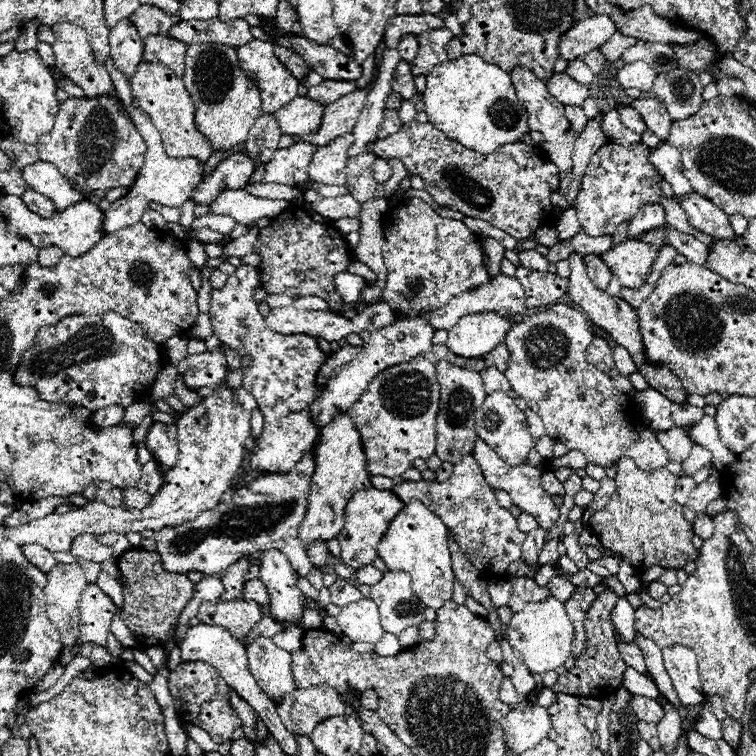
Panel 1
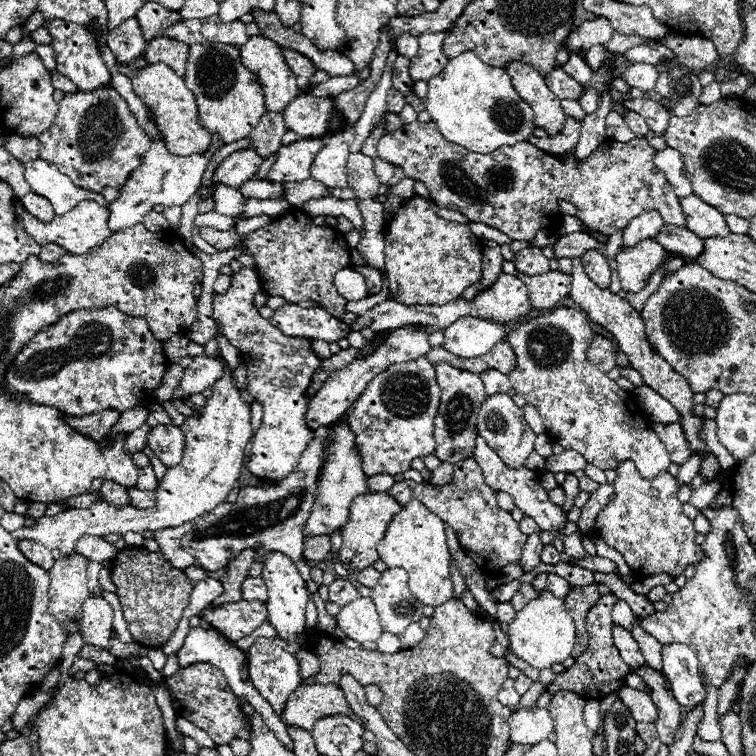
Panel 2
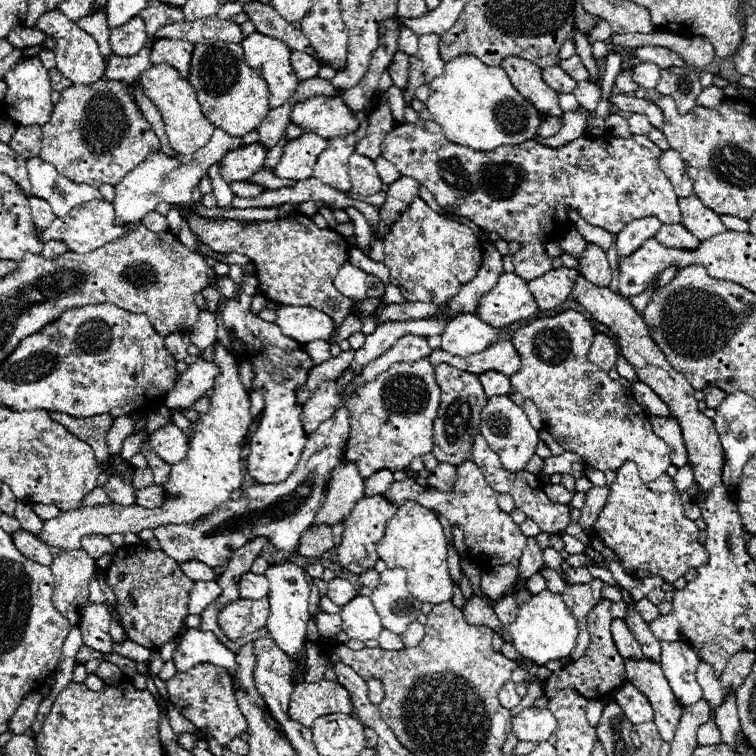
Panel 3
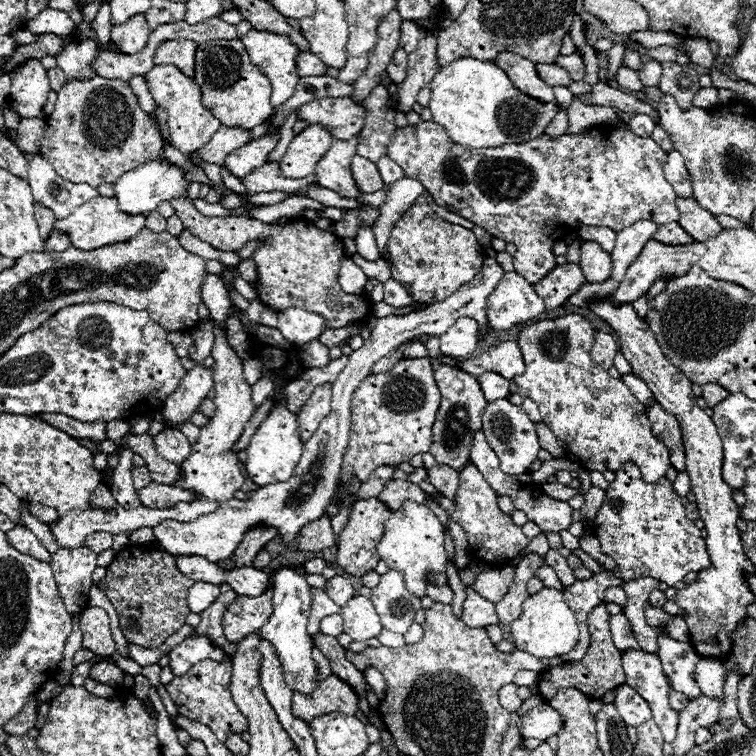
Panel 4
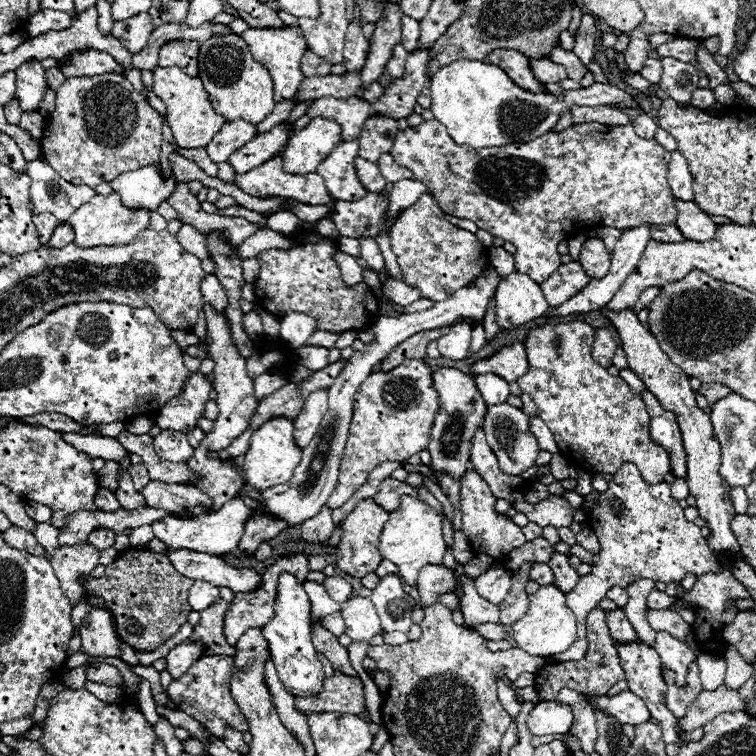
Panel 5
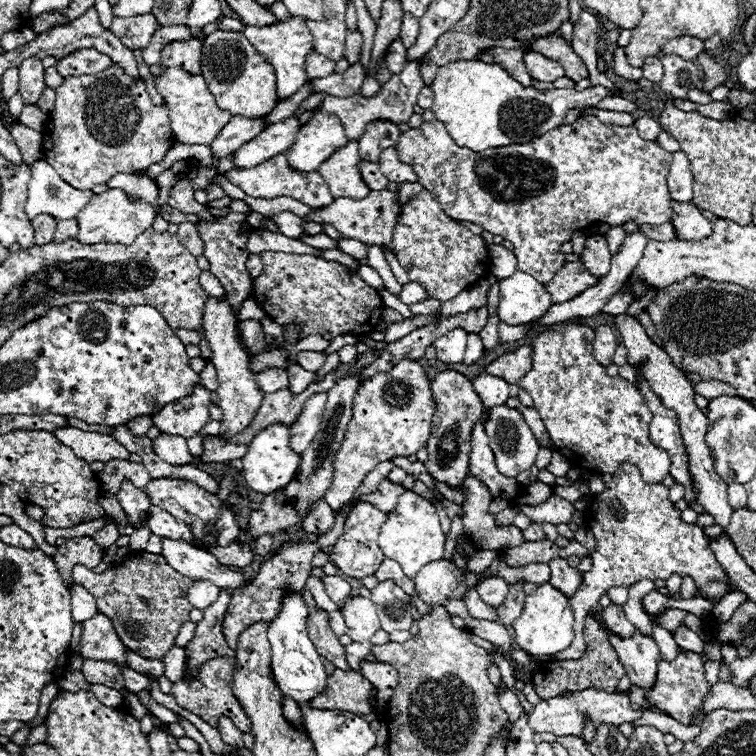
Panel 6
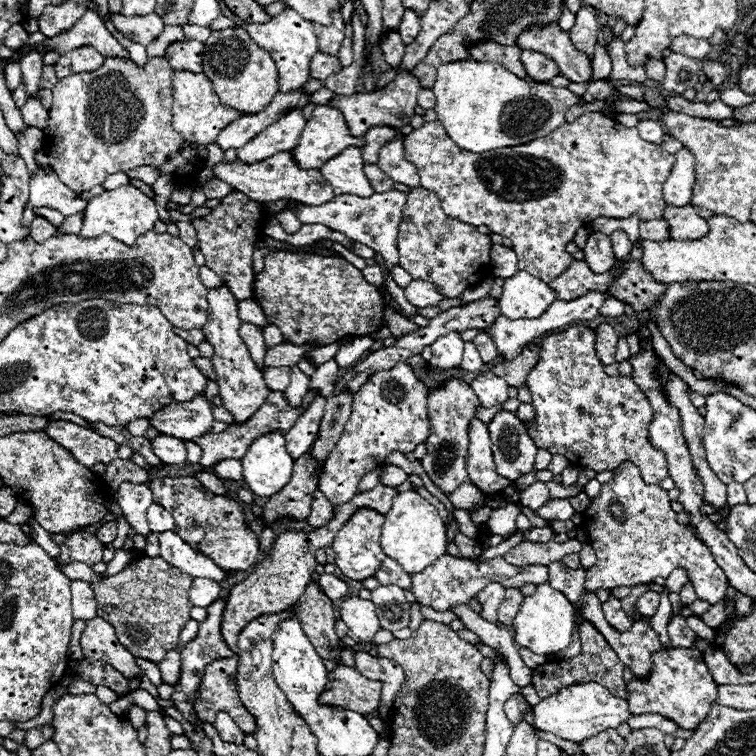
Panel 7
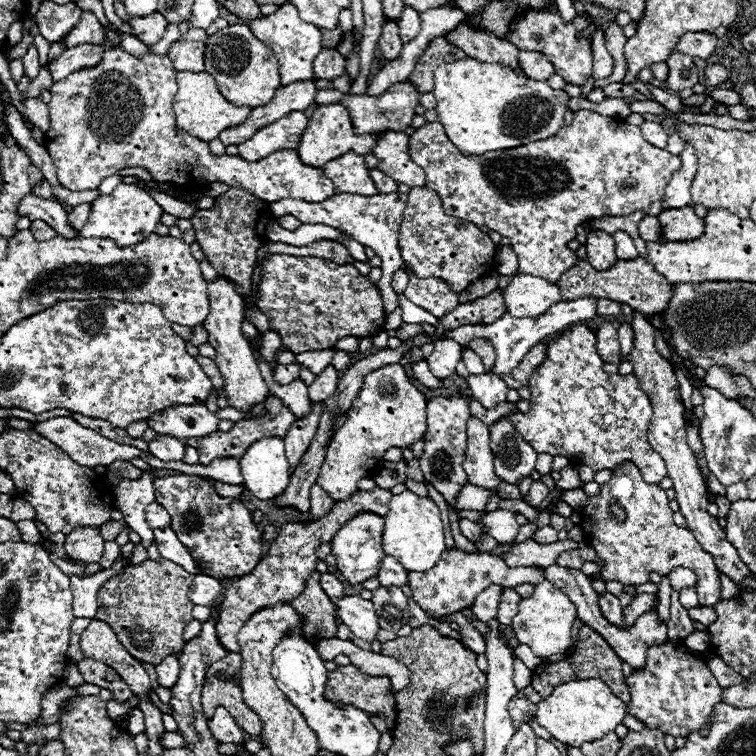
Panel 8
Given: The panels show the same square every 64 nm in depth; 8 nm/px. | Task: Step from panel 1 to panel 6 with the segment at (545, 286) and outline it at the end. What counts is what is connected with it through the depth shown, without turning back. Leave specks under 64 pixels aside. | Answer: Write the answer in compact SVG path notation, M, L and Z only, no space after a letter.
M568 262L554 274L554 278L548 284L544 284L544 288L550 292L552 302L560 304L572 300L576 294L584 292L588 286L594 286L596 282L600 282L600 278L588 274L582 262Z

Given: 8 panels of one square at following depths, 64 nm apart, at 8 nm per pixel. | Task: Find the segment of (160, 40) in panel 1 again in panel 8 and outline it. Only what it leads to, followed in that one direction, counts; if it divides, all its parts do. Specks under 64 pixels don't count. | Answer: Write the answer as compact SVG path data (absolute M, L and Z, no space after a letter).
M174 42L168 50L168 58L172 58L176 70L204 72L204 42Z

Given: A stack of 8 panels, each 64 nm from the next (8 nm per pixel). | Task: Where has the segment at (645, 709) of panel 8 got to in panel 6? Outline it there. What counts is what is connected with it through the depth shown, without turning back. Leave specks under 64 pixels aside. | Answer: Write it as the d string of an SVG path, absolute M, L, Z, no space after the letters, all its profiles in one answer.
M686 652L686 654L680 654L674 662L666 662L666 660L658 662L658 682L652 688L652 692L648 694L650 700L646 700L644 698L644 690L636 688L636 686L630 688L630 698L632 698L632 706L634 708L640 708L640 706L648 708L648 702L652 702L654 706L664 710L674 720L678 720L680 724L688 726L690 718L700 710L702 698L706 696L708 690L710 688L708 688L708 684L704 680L704 666L702 666L700 656L694 654L694 652Z

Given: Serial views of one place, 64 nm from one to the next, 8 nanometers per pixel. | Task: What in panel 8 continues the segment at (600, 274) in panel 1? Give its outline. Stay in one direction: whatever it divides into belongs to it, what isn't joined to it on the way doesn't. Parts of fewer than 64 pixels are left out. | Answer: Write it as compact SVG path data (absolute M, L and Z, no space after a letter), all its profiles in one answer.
M602 230L588 232L588 240L584 246L586 246L586 254L588 254L586 260L596 270L608 270L610 266L614 266L618 262L616 244L614 244L612 236Z

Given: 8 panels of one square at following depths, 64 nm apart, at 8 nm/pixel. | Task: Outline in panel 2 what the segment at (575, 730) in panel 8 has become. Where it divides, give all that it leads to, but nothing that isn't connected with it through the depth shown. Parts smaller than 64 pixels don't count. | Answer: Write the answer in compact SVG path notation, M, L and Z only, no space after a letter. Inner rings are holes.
M624 686L618 690L618 698L626 704L626 708L630 710L630 714L636 722L656 722L658 708L648 694ZM522 708L508 716L510 726L510 742L512 744L536 744L546 740L554 730L554 720L546 708Z

